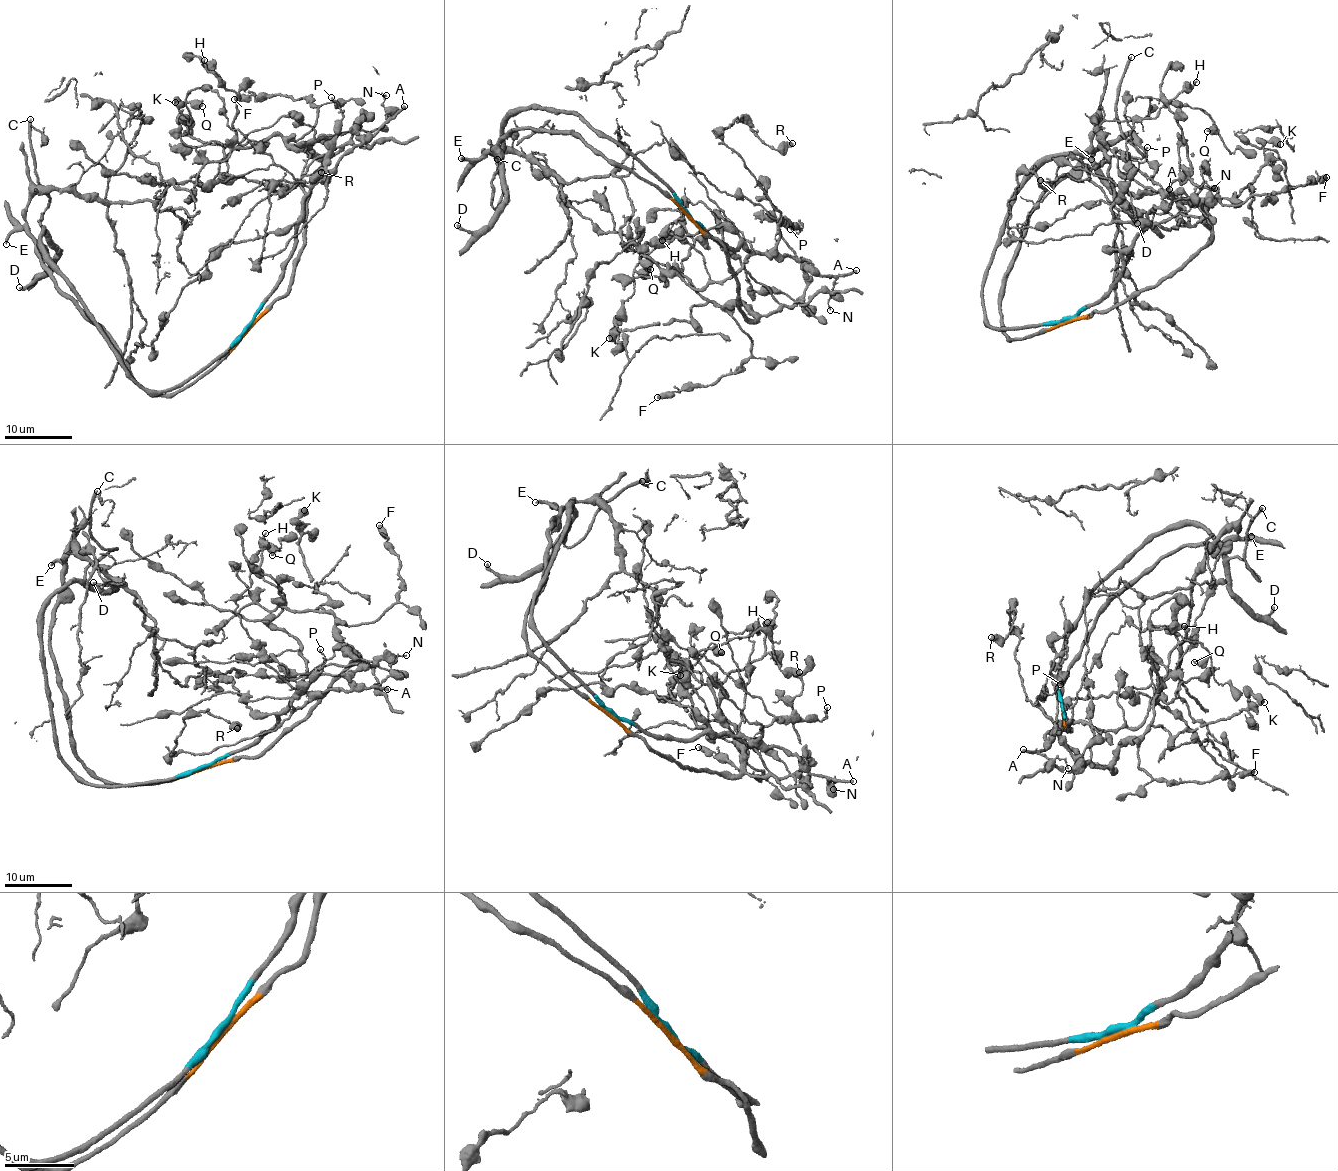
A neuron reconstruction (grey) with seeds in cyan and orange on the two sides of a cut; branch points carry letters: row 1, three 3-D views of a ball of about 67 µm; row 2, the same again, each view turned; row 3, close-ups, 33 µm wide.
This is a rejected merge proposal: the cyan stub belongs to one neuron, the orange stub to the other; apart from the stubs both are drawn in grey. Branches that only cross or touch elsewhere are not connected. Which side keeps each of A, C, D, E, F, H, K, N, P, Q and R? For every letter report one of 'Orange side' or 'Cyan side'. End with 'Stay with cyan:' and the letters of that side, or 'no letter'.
A: Cyan side
C: Cyan side
D: Cyan side
E: Orange side
F: Orange side
H: Orange side
K: Orange side
N: Cyan side
P: Cyan side
Q: Cyan side
R: Cyan side
Stay with cyan: A, C, D, N, P, Q, R

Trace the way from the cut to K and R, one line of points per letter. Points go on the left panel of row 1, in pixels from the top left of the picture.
K: (247, 329), (288, 288), (320, 160), (280, 136), (256, 150), (248, 141), (230, 148), (191, 138), (175, 103)
R: (247, 329), (295, 247), (301, 202), (329, 181), (321, 208), (260, 261), (270, 194), (322, 172)

